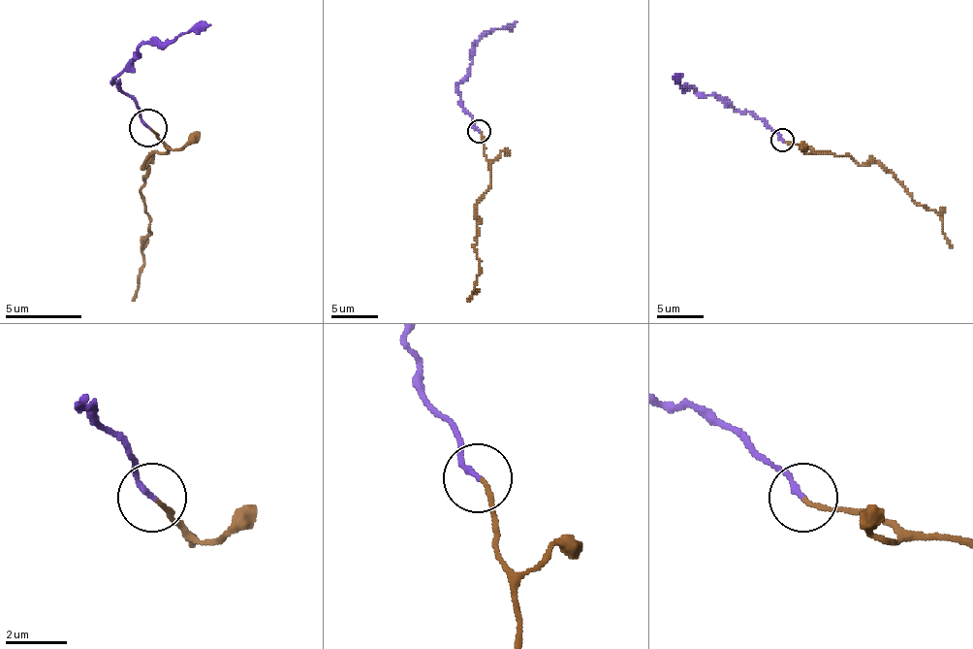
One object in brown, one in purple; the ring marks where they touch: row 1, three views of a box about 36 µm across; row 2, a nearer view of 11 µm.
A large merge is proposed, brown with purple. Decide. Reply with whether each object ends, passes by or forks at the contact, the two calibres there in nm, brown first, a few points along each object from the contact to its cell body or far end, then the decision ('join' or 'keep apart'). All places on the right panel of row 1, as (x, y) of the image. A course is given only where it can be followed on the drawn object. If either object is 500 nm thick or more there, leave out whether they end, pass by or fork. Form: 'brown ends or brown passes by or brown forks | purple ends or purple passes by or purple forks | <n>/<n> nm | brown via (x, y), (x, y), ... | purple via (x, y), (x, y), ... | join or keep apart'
brown ends | purple ends | 120/170 nm | brown via (783, 140), (804, 145), (816, 151), (851, 156), (861, 165), (884, 165), (917, 203), (935, 212), (952, 247) | purple via (783, 140), (760, 118), (736, 112), (712, 95), (699, 95), (691, 87), (684, 87), (673, 76) | join

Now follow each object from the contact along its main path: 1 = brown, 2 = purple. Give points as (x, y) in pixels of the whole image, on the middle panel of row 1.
1: (479, 132), (484, 153), (490, 165), (490, 183), (477, 210), (474, 251), (479, 266), (477, 284), (467, 301)
2: (479, 132), (462, 109), (457, 84), (472, 61), (472, 48), (477, 40), (517, 21)

